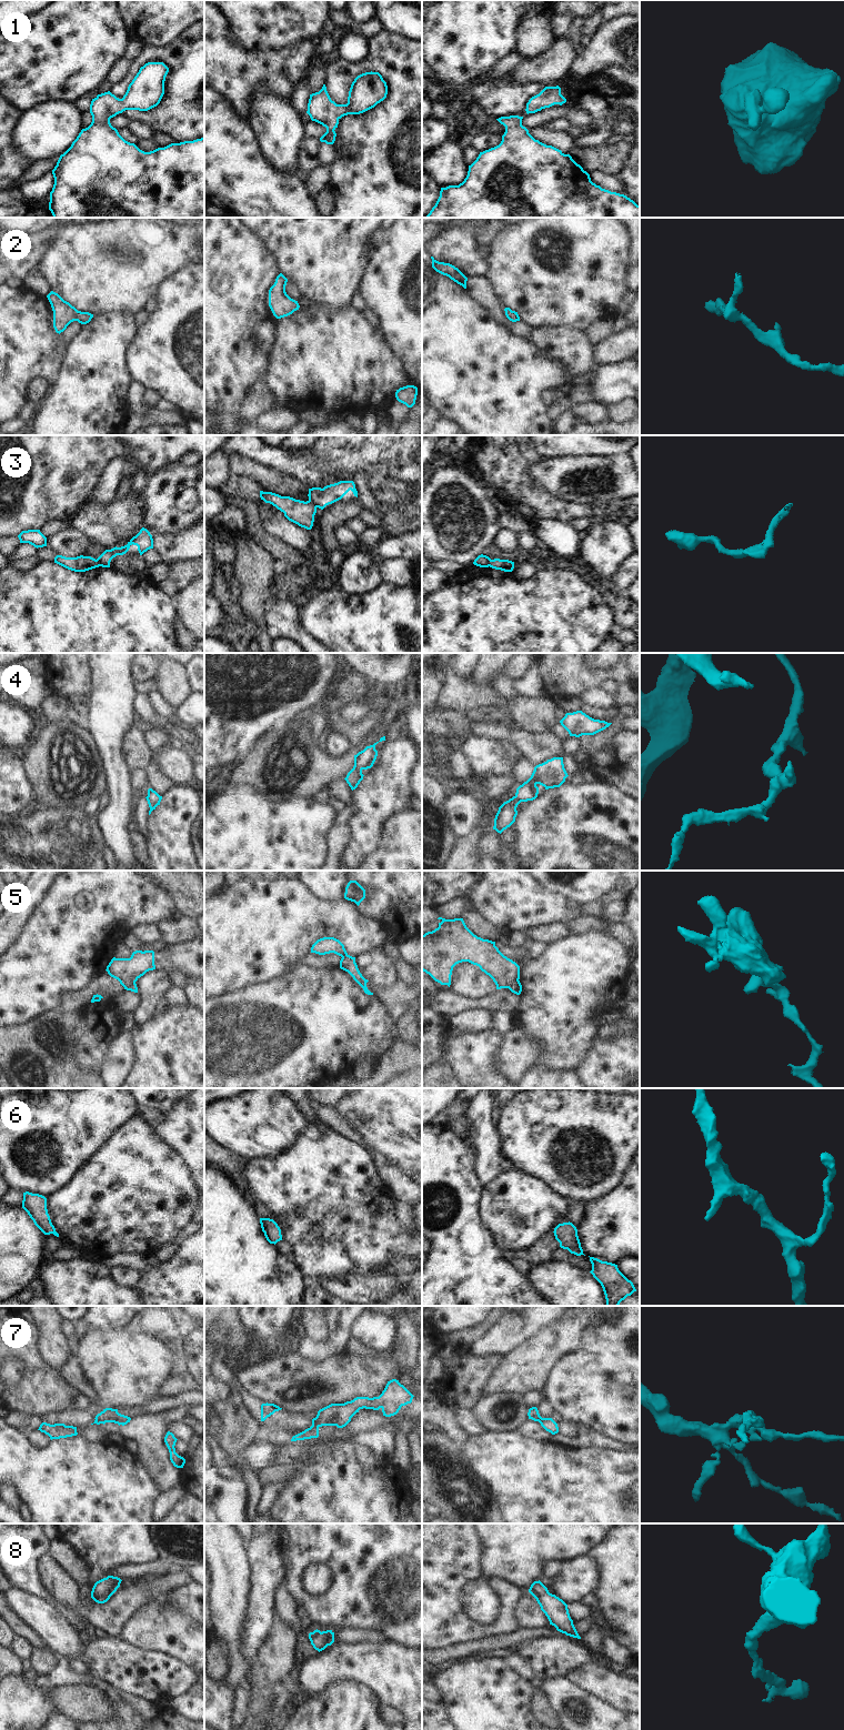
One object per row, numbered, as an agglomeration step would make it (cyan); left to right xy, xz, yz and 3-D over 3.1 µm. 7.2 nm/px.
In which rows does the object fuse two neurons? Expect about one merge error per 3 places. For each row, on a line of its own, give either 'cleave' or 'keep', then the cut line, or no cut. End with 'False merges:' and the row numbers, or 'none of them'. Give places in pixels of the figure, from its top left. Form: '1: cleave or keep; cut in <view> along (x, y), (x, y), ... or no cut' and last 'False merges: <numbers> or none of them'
1: keep; no cut
2: keep; no cut
3: cleave; cut in xz along (309, 500), (317, 506)
4: keep; no cut
5: cleave; cut in yz along (518, 979), (508, 987)
6: keep; no cut
7: cleave; cut in xz along (312, 1422), (319, 1426)
8: keep; no cut
False merges: 3, 5, 7

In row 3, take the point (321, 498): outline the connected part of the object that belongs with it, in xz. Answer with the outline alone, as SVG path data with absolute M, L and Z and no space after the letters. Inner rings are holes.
M340 481L321 487L309 489L309 501L316 507L323 510L326 505L341 500L349 491L352 491L358 497L358 491L353 481Z

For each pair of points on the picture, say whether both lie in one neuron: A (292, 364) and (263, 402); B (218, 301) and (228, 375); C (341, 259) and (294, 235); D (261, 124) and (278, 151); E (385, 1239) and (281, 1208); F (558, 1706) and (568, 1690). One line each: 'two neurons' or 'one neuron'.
A: two neurons
B: one neuron
C: one neuron
D: one neuron
E: one neuron
F: one neuron

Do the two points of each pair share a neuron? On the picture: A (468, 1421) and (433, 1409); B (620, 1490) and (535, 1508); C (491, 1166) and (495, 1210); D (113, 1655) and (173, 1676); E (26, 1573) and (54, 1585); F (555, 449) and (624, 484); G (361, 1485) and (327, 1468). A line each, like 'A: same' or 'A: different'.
A: different
B: same
C: different
D: same
E: different
F: different
G: same

